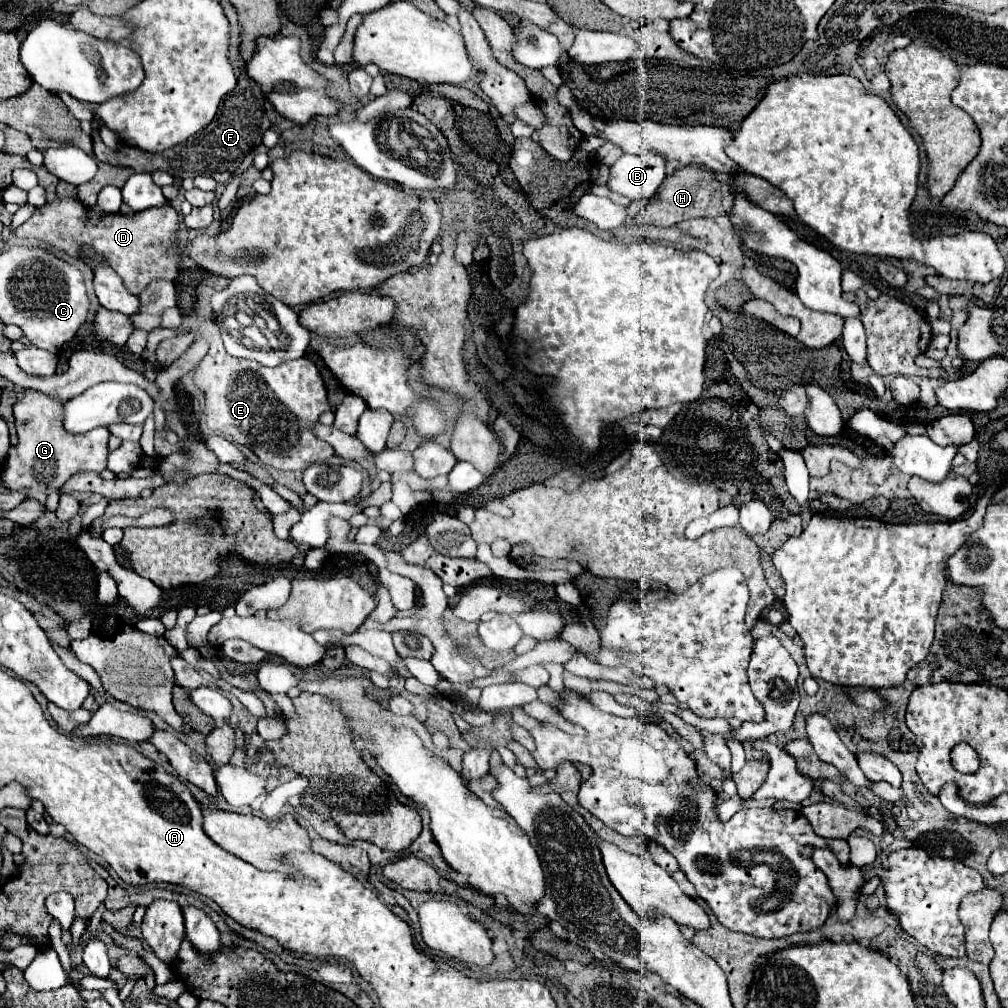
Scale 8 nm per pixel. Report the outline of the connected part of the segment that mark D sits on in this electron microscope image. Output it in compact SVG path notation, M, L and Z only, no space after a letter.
M56 197L52 203L46 203L34 211L34 215L16 229L18 237L38 237L70 255L80 255L80 245L90 245L98 253L106 257L110 267L122 277L126 287L140 295L142 289L150 283L150 279L170 279L174 281L178 275L178 257L170 247L176 241L180 215L170 207L150 207L134 217L126 217L120 213L104 215L98 221L92 221L88 209L74 197Z

